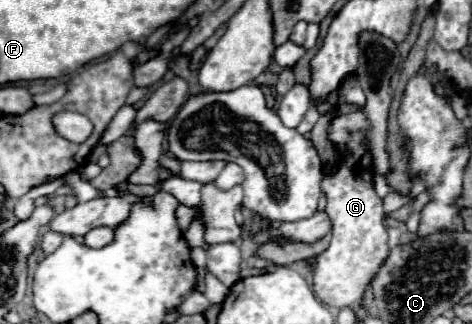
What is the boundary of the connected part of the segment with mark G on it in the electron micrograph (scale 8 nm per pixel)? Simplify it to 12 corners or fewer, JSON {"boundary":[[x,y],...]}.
{"boundary":[[331,120],[339,166],[323,178],[333,224],[307,258],[331,308],[361,302],[389,256],[373,188],[371,122]]}

